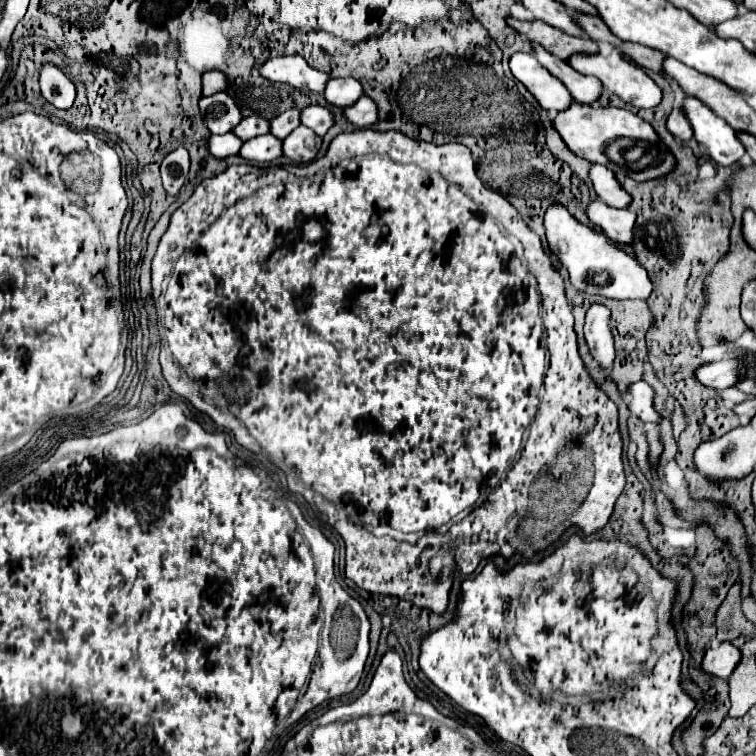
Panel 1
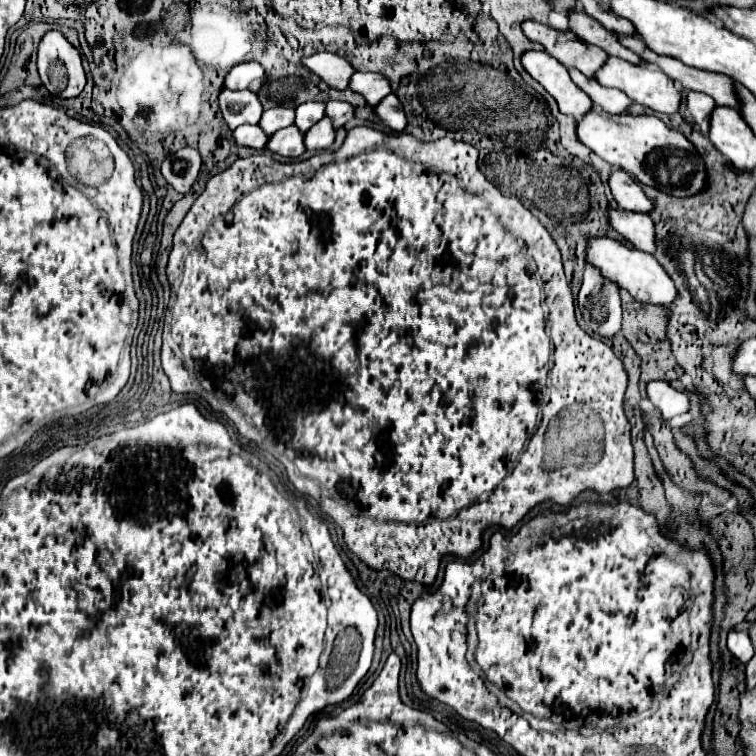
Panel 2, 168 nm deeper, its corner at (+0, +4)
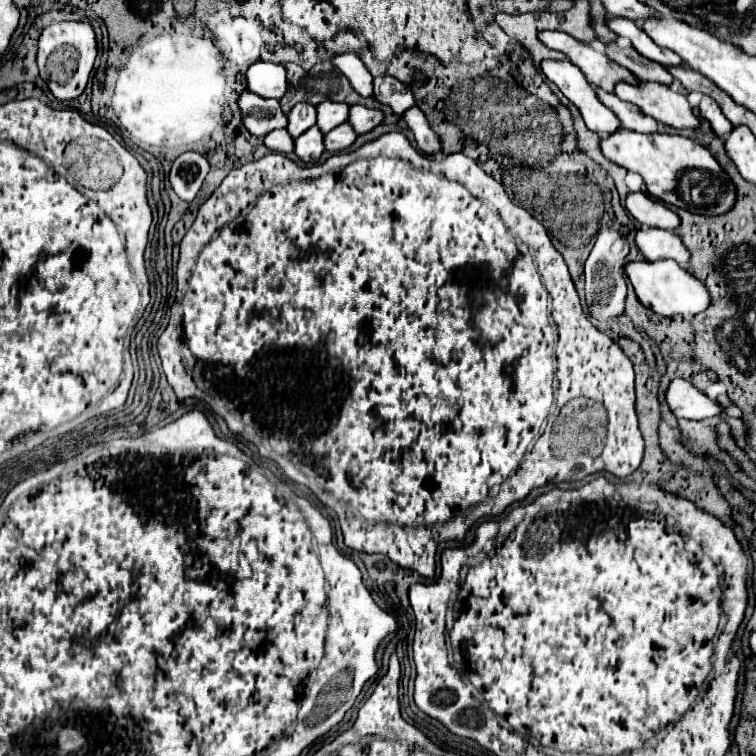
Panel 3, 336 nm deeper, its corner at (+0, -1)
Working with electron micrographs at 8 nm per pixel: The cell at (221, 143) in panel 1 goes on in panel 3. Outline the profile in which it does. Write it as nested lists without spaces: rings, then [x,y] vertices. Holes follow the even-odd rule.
[[[273,130],[273,132],[265,134],[263,144],[269,150],[281,152],[281,154],[289,154],[293,150],[293,138],[287,134],[287,130]]]

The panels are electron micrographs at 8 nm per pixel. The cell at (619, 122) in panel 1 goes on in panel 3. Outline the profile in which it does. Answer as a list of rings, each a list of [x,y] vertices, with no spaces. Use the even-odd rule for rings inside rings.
[[[619,128],[613,134],[601,136],[599,146],[607,160],[641,174],[649,194],[667,204],[711,216],[727,212],[735,202],[735,186],[731,186],[727,174],[709,150],[691,138],[677,134],[641,134]],[[683,176],[687,176],[687,180],[683,180]]]

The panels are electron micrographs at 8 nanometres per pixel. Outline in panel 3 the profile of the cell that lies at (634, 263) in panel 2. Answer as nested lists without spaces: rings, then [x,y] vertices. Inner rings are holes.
[[[627,262],[623,272],[633,284],[639,302],[661,316],[693,316],[709,306],[705,286],[697,278],[691,278],[691,274],[687,274],[677,262]]]

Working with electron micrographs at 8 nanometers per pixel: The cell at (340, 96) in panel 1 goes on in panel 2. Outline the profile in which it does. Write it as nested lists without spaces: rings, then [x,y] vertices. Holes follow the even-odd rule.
[[[357,71],[351,77],[349,87],[353,91],[361,93],[367,99],[367,103],[373,105],[373,107],[379,105],[379,101],[391,93],[391,83],[381,73],[361,73],[361,71]]]

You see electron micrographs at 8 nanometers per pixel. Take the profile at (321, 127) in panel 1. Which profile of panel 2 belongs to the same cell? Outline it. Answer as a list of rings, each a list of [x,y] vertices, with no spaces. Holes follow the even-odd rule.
[[[327,101],[327,117],[333,119],[335,129],[343,127],[349,119],[353,119],[355,115],[355,107],[351,103],[345,101]]]

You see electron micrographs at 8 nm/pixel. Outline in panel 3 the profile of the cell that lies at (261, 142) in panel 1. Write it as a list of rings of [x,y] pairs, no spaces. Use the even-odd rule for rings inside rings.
[[[309,128],[301,136],[295,138],[293,152],[303,160],[303,162],[315,162],[323,154],[323,134],[319,128]]]

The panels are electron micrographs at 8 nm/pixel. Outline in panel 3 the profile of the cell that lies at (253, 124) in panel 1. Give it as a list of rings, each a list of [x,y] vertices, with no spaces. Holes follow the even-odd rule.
[[[299,102],[287,112],[287,132],[293,138],[303,134],[303,130],[311,128],[313,124],[315,124],[315,106],[313,104]]]

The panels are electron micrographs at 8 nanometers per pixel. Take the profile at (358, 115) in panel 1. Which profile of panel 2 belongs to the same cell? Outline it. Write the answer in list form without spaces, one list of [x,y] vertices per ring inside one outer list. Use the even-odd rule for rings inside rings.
[[[397,95],[385,97],[385,99],[375,107],[375,113],[377,113],[377,117],[379,117],[387,127],[391,127],[393,131],[405,131],[405,127],[407,127],[407,117],[405,117],[403,105],[401,105],[401,101],[399,101]]]

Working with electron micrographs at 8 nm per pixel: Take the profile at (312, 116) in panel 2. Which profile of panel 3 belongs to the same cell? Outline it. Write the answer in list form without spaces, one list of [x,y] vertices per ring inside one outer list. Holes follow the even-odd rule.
[[[321,102],[315,106],[317,108],[317,128],[327,134],[335,126],[343,124],[347,120],[347,104],[337,104],[337,102]]]

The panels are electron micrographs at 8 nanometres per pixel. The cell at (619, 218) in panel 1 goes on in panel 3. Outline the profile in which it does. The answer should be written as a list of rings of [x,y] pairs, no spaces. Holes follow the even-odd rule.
[[[639,228],[635,234],[635,244],[639,252],[645,256],[645,260],[655,262],[655,260],[667,260],[673,258],[679,266],[687,266],[689,254],[687,248],[683,246],[681,238],[669,230],[663,228]]]

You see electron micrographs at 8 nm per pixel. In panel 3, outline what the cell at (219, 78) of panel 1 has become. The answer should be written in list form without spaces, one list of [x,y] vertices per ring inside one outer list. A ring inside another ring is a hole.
[[[255,62],[245,74],[247,90],[263,98],[281,98],[287,90],[287,76],[281,64]]]

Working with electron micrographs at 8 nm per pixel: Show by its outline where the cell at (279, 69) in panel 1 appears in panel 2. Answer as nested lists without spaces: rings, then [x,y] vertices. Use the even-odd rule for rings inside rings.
[[[321,51],[311,57],[305,57],[303,63],[315,75],[319,75],[329,87],[333,87],[337,91],[347,89],[347,85],[351,81],[351,73],[355,73],[353,65],[345,57],[341,57],[337,53],[329,53],[329,51]]]

